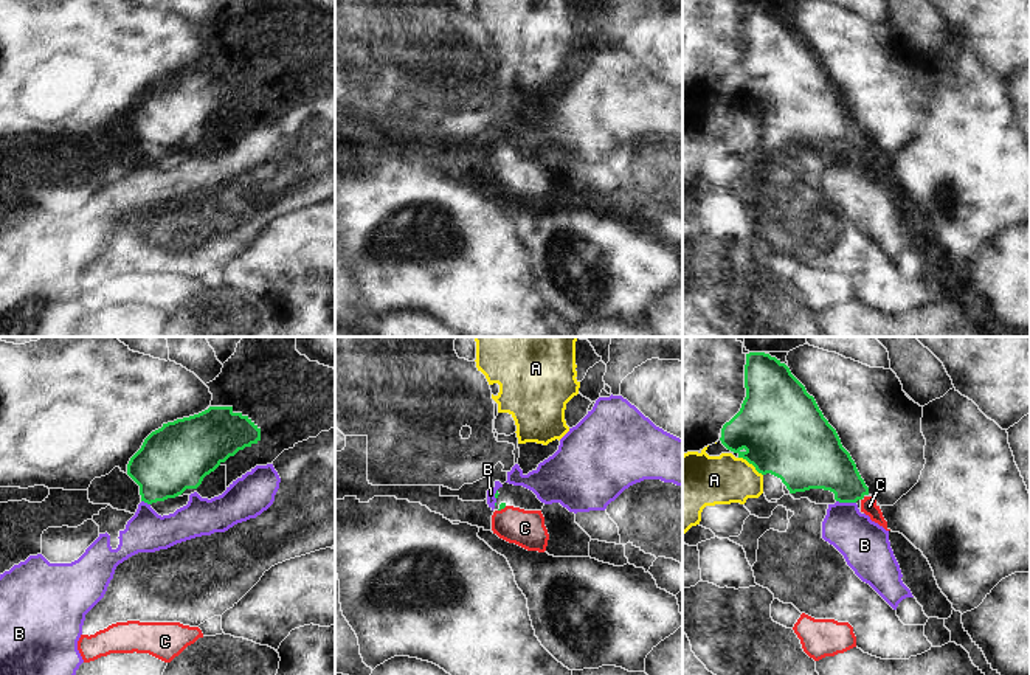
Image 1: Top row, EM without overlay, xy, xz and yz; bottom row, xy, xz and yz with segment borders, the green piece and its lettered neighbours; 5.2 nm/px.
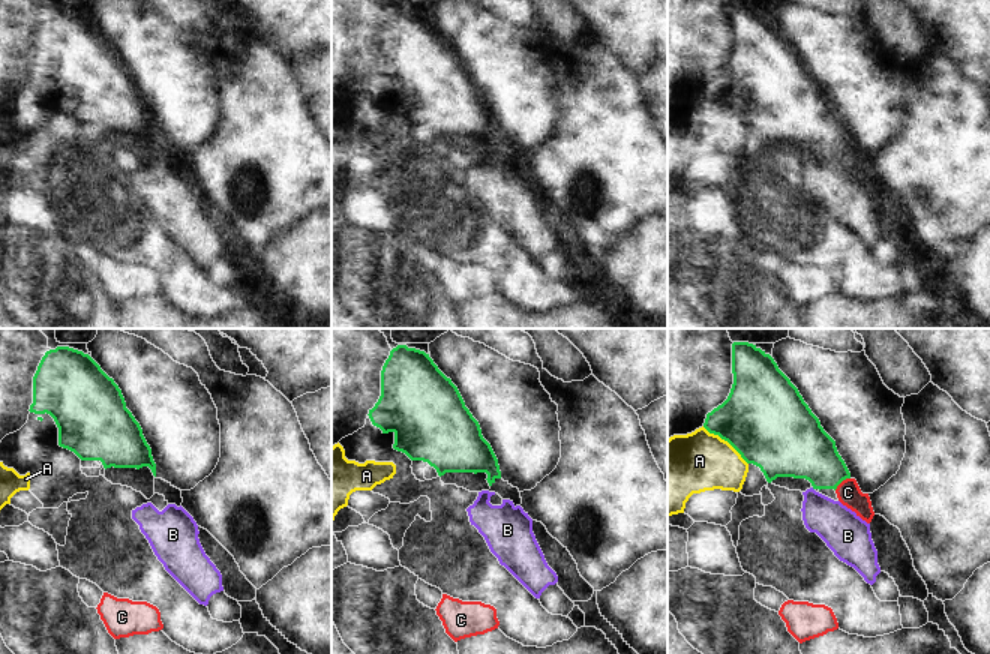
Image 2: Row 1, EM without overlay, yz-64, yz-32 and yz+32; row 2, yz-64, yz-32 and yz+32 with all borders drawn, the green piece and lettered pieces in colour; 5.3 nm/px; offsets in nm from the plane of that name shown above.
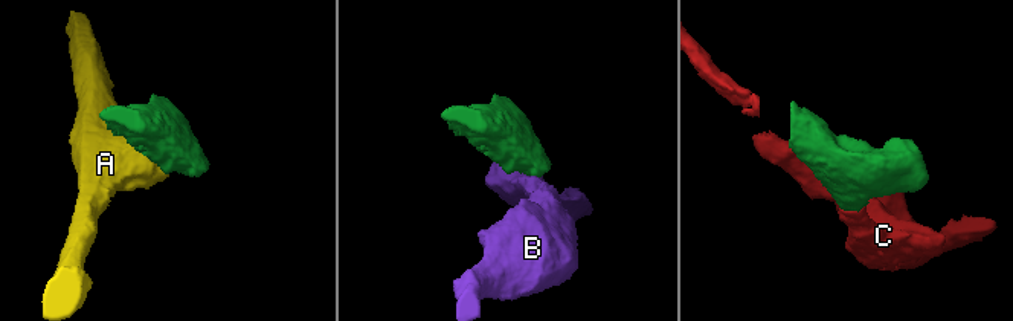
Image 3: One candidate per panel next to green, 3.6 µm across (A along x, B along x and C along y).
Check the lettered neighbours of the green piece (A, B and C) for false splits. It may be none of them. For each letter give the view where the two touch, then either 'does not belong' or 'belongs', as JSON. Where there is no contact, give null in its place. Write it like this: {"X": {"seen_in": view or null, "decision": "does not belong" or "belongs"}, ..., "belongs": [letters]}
{"A": {"seen_in": "yz", "decision": "does not belong"}, "B": {"seen_in": "yz", "decision": "does not belong"}, "C": {"seen_in": "xz", "decision": "belongs"}, "belongs": ["C"]}

